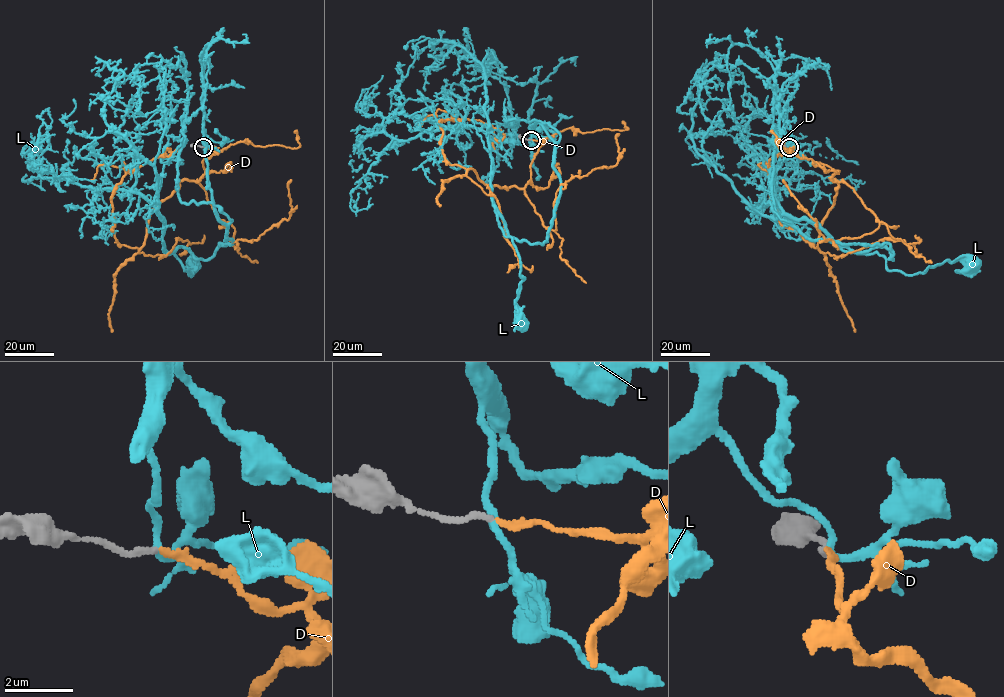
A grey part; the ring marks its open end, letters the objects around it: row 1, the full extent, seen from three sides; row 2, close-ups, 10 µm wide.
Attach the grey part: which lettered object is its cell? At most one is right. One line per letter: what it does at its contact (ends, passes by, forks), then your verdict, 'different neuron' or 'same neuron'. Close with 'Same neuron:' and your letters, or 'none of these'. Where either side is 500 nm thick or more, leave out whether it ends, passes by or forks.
D: it ends; same neuron
L: it passes by; different neuron
Same neuron: D

